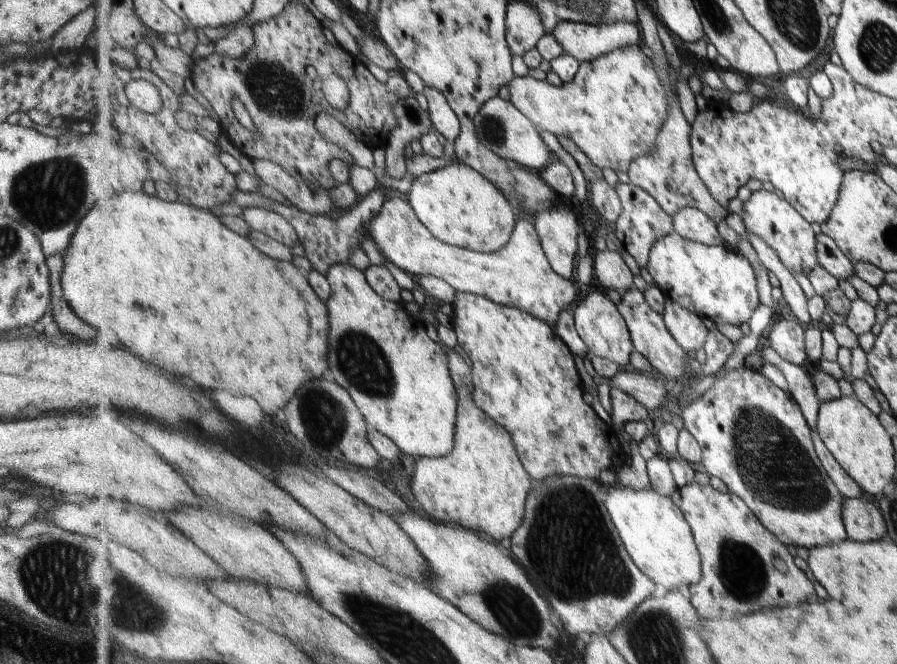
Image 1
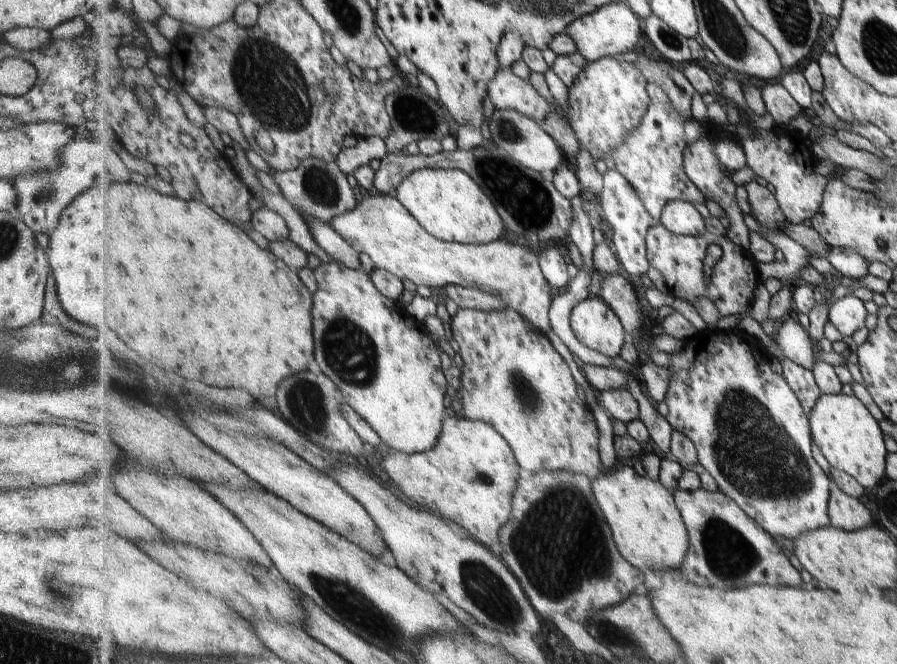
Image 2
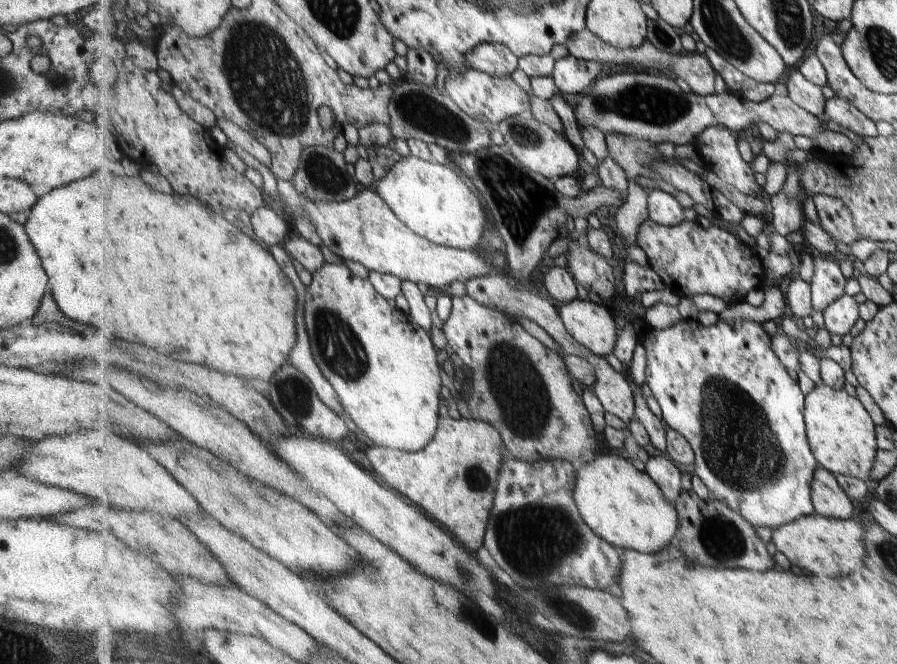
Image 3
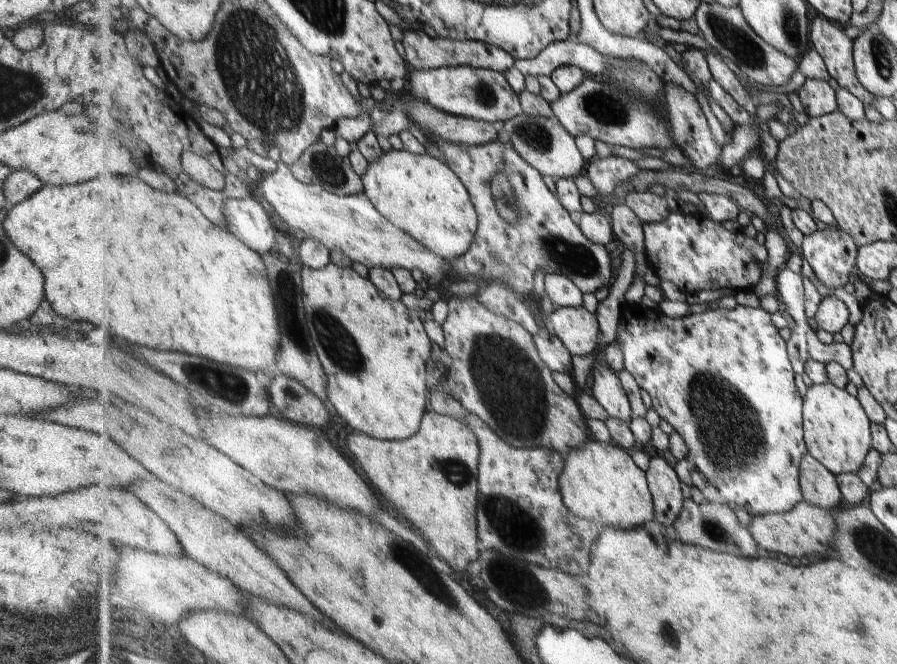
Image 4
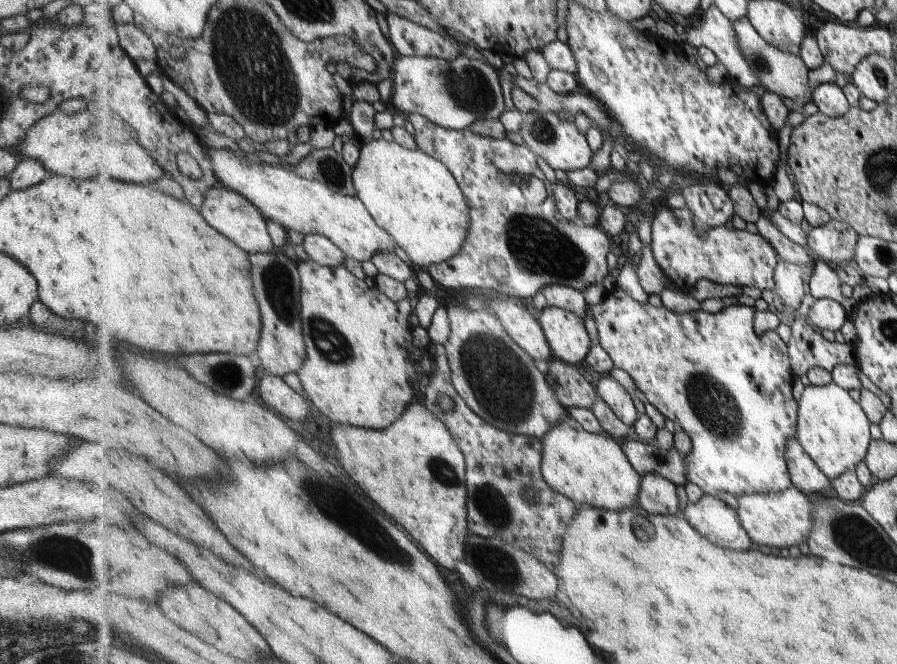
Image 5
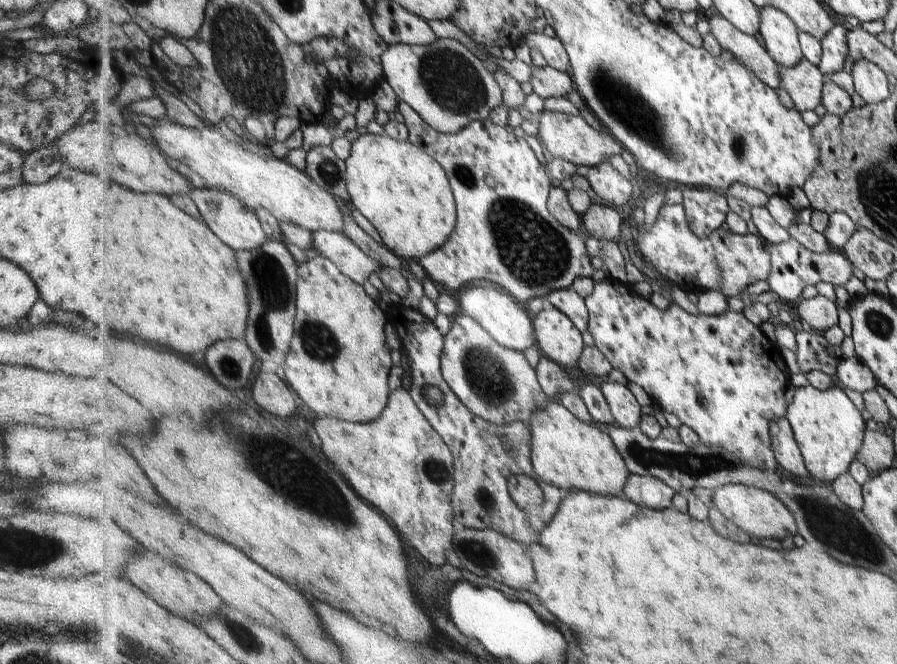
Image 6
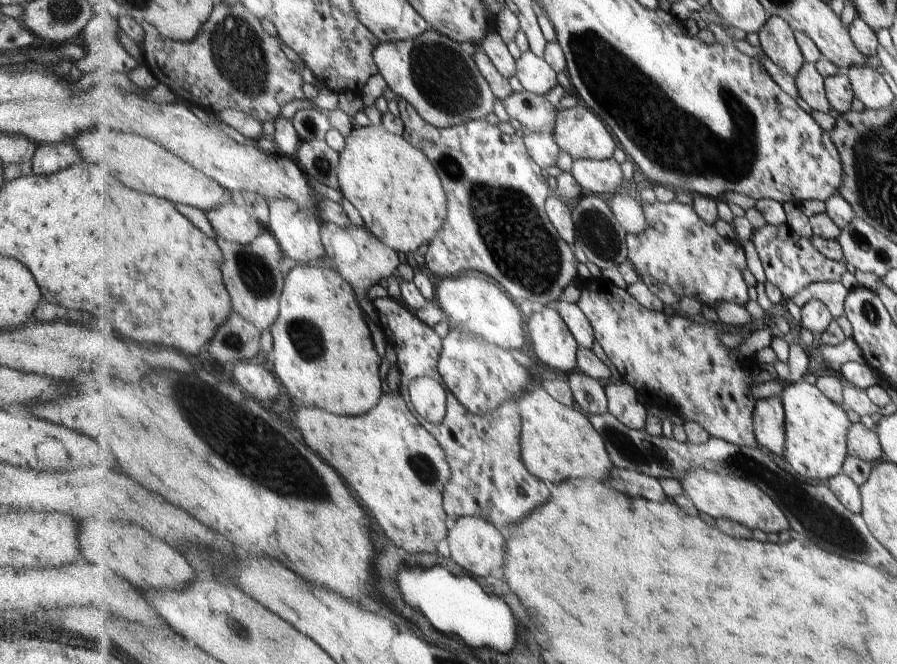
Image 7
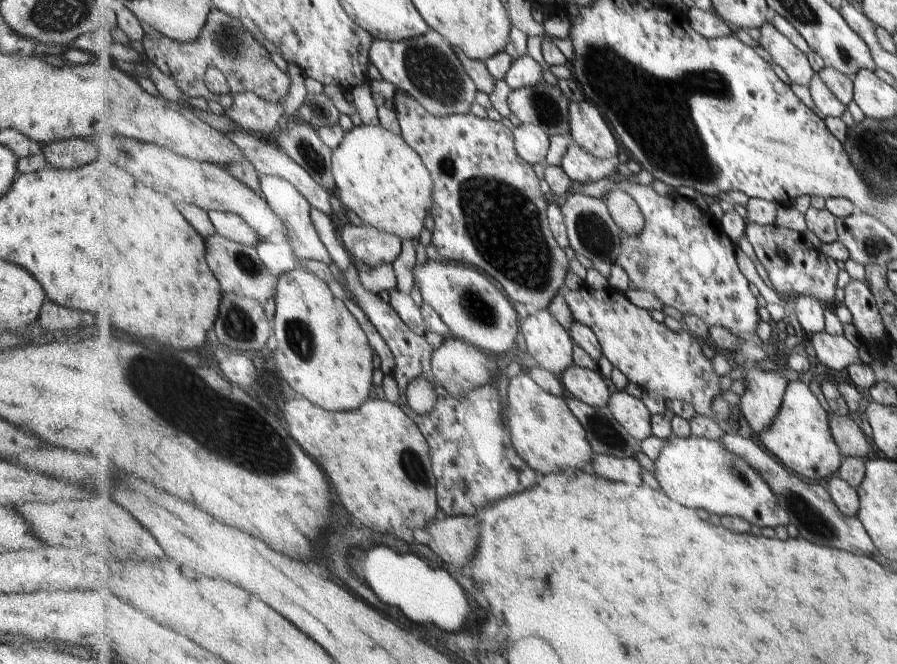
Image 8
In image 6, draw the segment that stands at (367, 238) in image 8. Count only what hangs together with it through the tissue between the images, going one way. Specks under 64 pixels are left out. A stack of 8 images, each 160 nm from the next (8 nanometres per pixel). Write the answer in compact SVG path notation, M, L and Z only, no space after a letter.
M318 230L314 233L312 248L322 258L336 264L343 274L350 276L355 282L363 284L371 274L383 267L370 258L347 235Z

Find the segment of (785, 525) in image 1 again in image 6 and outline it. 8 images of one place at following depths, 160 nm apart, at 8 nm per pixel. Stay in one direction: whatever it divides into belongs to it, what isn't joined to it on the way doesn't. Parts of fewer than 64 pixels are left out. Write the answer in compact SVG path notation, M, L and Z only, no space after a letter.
M597 277L597 283L591 296L586 298L586 305L590 312L589 331L594 338L594 344L603 351L603 354L612 362L615 369L621 371L627 380L640 385L651 398L652 404L661 410L673 413L683 425L690 426L700 438L700 442L710 447L721 447L731 453L735 458L740 458L747 465L758 466L777 471L780 464L775 456L774 444L770 433L770 426L778 419L788 418L790 405L785 400L785 390L789 386L791 373L789 368L785 367L785 360L781 354L781 347L771 342L759 325L753 324L745 314L734 312L733 310L716 315L706 315L701 312L689 314L683 310L679 304L671 303L665 310L660 310L653 306L649 299L642 298L632 290L628 283L621 283L615 279L606 277Z

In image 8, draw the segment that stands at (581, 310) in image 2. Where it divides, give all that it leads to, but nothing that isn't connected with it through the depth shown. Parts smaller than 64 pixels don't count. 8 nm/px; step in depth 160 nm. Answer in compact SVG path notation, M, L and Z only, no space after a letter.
M549 309L530 312L521 321L527 357L553 374L561 375L574 364L576 343Z

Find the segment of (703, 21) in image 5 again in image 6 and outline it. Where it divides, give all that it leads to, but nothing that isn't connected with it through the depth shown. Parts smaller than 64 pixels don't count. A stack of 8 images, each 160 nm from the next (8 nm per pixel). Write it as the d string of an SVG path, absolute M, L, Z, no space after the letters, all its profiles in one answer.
M719 12L708 20L708 33L712 34L723 49L728 50L737 62L746 66L755 76L774 88L783 106L794 108L794 100L782 87L780 65L755 36L739 30Z

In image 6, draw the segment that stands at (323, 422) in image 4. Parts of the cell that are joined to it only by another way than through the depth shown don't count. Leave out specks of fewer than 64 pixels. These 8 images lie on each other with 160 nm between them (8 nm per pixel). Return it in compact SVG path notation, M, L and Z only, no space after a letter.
M264 367L259 372L251 387L251 392L255 400L267 408L269 412L289 418L297 410L297 400L295 400L295 390L291 386L281 381L281 378L271 367Z

